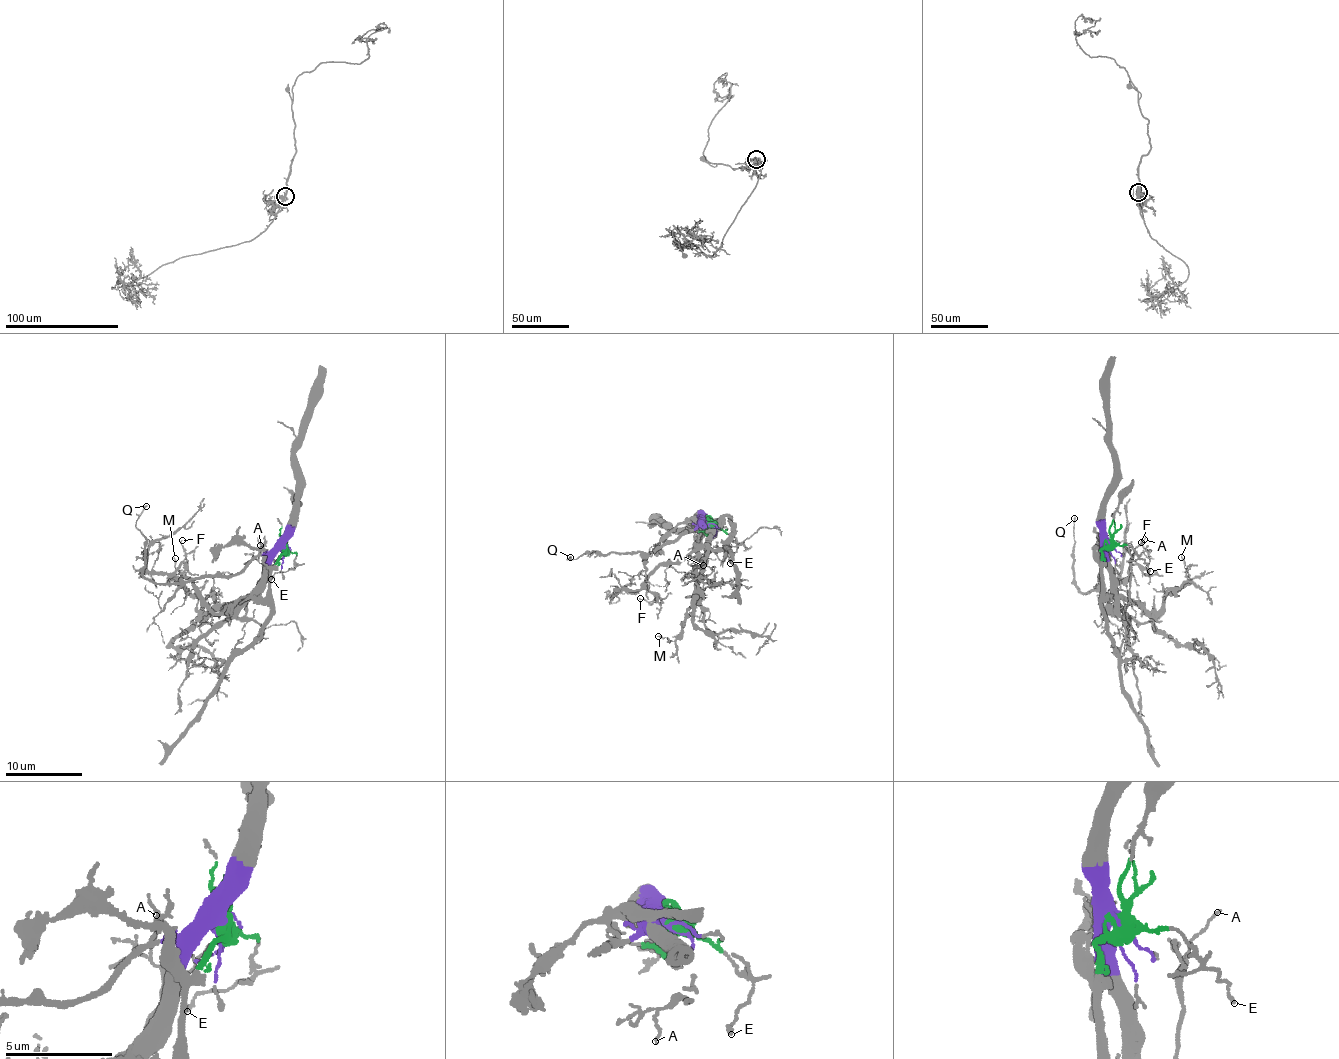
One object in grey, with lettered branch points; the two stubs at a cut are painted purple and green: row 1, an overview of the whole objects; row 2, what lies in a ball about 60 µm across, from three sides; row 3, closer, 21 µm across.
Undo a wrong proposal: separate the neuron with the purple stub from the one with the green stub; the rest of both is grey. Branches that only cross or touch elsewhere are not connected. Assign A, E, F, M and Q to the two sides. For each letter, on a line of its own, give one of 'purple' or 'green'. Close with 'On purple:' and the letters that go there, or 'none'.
A: purple
E: green
F: purple
M: purple
Q: purple
On purple: A, F, M, Q

